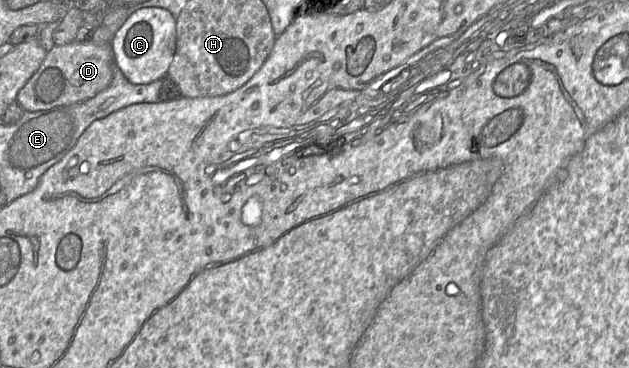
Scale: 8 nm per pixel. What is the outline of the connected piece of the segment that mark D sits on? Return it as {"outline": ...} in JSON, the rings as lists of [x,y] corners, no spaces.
{"outline":[[[90,41],[54,47],[35,74],[17,94],[16,101],[26,112],[47,110],[56,106],[85,101],[105,90],[112,80],[113,55],[110,44],[96,45]]]}

